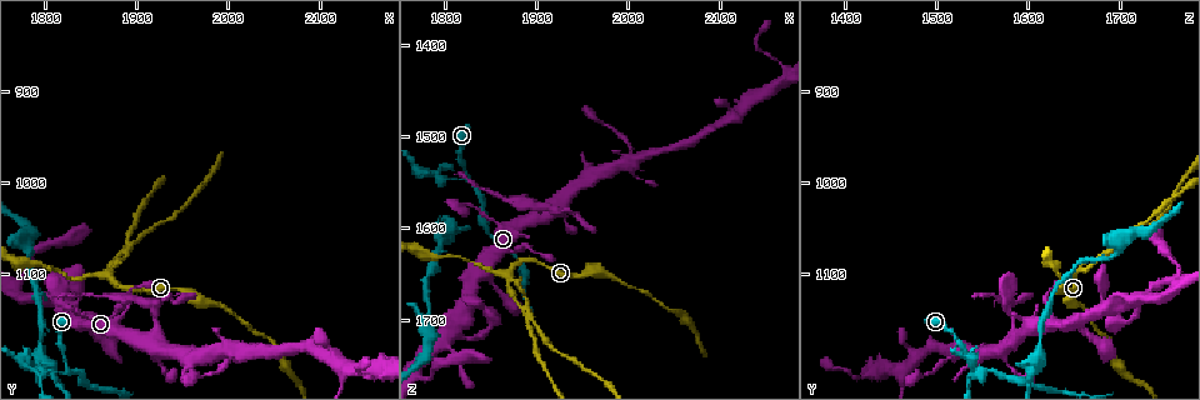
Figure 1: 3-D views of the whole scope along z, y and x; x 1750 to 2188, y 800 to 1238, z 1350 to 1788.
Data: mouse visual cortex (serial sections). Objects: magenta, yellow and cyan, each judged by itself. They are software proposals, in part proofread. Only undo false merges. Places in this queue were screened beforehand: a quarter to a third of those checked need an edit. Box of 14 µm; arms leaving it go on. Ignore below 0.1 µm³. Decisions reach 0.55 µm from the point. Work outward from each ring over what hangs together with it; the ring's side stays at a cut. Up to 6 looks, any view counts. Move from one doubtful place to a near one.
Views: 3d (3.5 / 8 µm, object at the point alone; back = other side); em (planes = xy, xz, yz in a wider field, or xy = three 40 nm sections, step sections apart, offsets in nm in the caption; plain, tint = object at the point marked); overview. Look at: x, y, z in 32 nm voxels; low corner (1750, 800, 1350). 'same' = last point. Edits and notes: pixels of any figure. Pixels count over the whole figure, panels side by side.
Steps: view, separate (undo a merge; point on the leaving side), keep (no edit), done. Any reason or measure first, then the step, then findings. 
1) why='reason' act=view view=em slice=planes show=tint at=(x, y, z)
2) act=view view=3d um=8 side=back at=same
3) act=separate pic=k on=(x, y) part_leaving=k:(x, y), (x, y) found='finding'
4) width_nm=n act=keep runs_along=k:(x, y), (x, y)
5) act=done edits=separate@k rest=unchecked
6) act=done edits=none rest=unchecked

why='thin neck' act=view view=3d um=3.5 at=(1795, 1205, 1550)

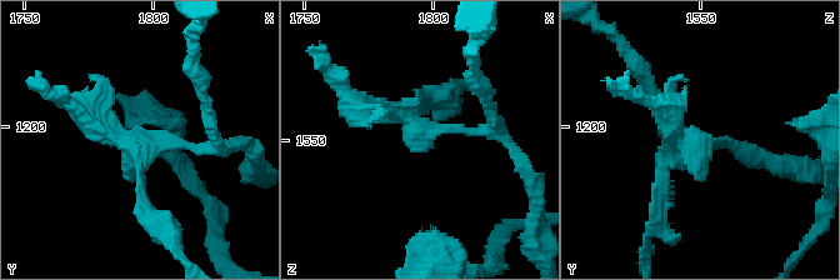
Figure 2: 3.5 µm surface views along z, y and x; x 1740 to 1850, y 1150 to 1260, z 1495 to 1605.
why='need the tissue' act=view view=em slice=xy step=2 show=tint at=(1796, 1206, 1547)

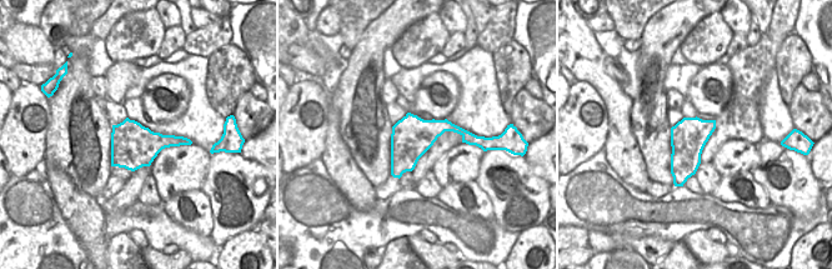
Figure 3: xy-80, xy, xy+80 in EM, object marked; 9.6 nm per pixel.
act=separate pic=2 on=(141, 196) found='two cells meet here'

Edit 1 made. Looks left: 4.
why='see it whole again' act=view view=overview

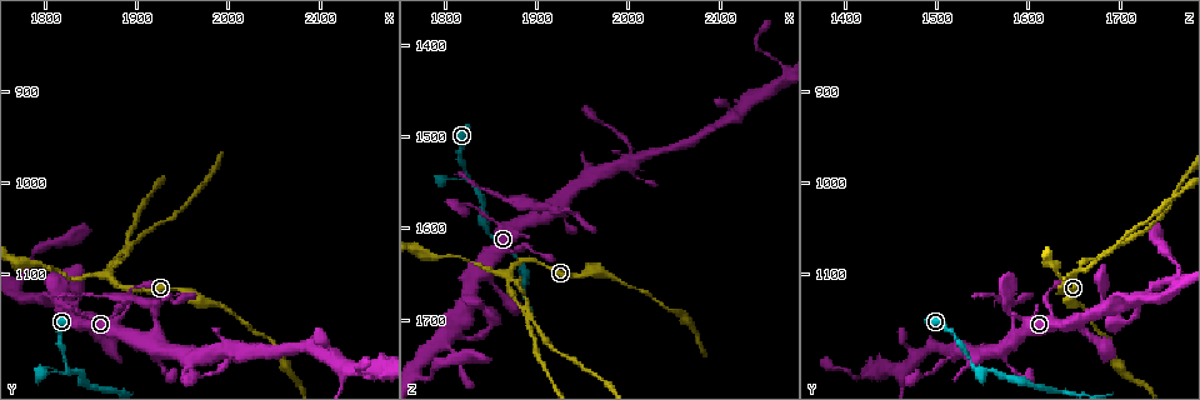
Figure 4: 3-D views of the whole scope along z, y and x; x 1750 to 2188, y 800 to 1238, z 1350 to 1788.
why='three-way junction' act=view view=3d um=8 side=back at=(1920, 1165, 1585)

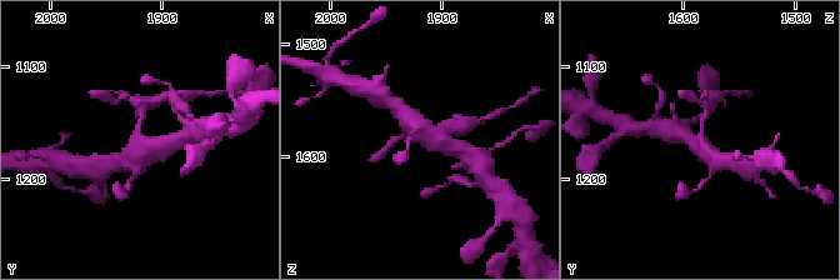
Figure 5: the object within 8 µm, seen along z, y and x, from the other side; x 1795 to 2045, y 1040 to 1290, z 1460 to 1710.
act=view view=3d um=3.5 at=(1916, 1168, 1582)

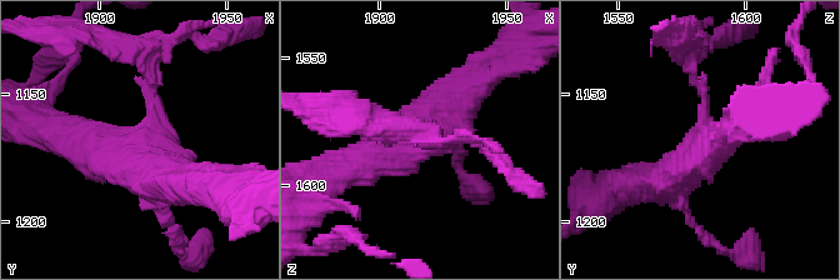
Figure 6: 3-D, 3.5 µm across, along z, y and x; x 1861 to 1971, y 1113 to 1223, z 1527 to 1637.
arms=3 arm_widths_nm=150,400,500 why='now the EM' act=view view=em slice=xy step=3 show=tint at=(1917, 1168, 1584)

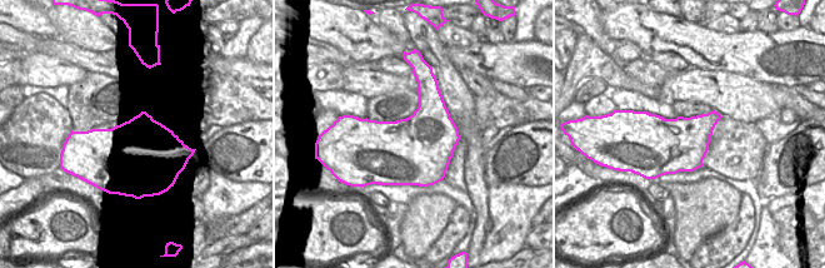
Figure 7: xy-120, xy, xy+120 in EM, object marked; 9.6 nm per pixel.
act=separate pic=6 on=(690, 64) border=7:(438, 87), (435, 89), (418, 89) found='a second cell is stuck on'

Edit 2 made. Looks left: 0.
act=done edits=separate@2,separate@6 rest=unchecked

